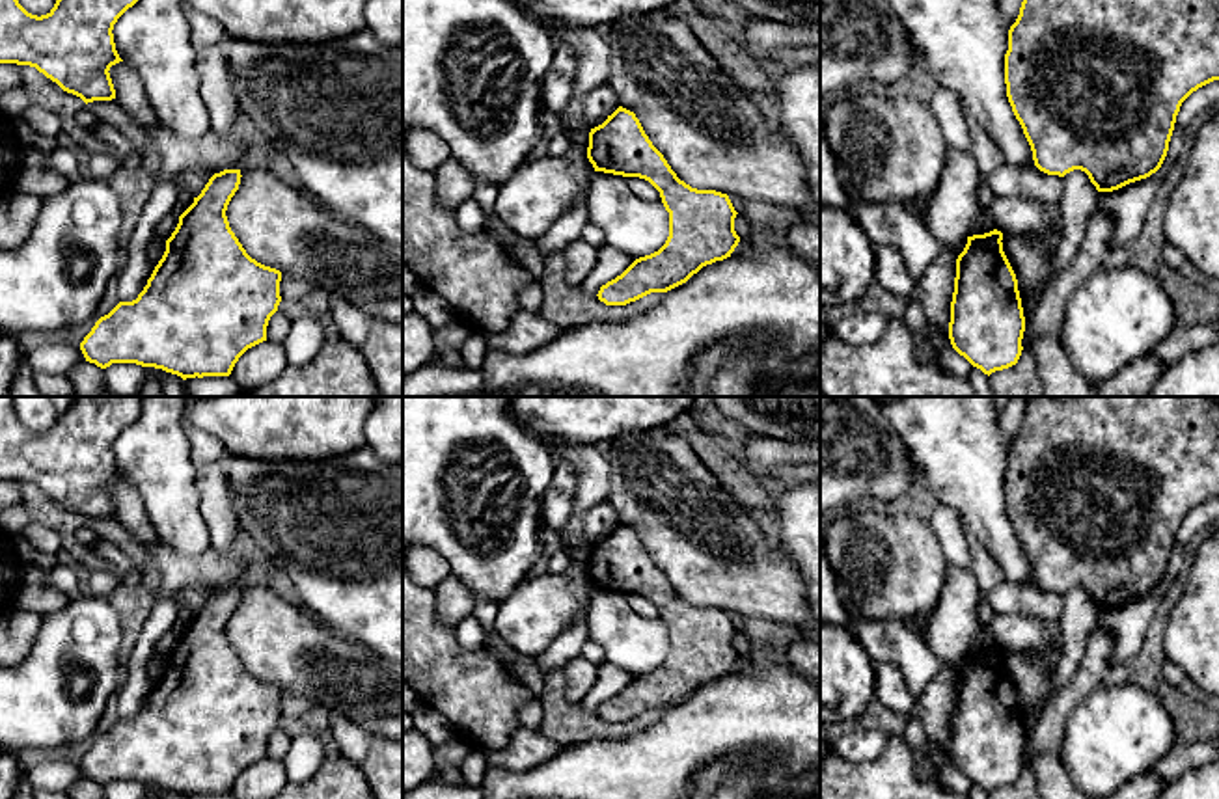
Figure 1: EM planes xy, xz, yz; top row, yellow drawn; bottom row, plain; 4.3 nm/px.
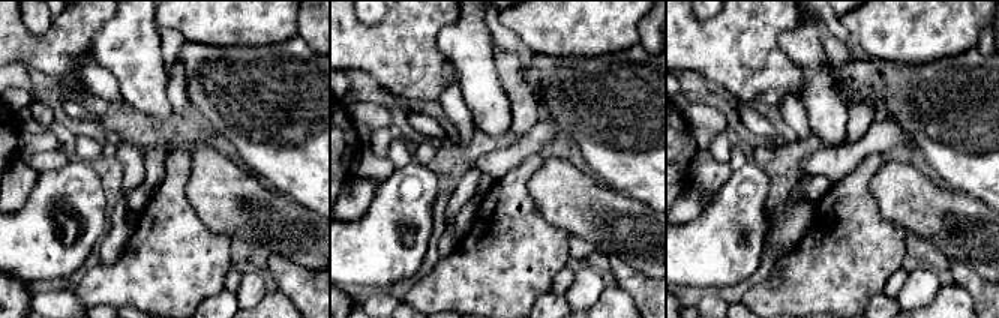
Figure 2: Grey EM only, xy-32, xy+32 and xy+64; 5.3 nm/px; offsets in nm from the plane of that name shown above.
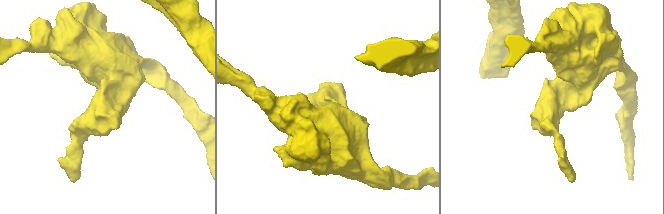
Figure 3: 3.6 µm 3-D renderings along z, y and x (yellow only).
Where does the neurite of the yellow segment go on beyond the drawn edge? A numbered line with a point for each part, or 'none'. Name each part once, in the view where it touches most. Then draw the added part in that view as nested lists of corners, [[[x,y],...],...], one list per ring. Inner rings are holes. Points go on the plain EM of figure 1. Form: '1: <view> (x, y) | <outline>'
none

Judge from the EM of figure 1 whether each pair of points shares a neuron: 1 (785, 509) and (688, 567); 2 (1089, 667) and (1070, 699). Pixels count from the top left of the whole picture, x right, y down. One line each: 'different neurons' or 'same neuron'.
1: different neurons
2: same neuron

